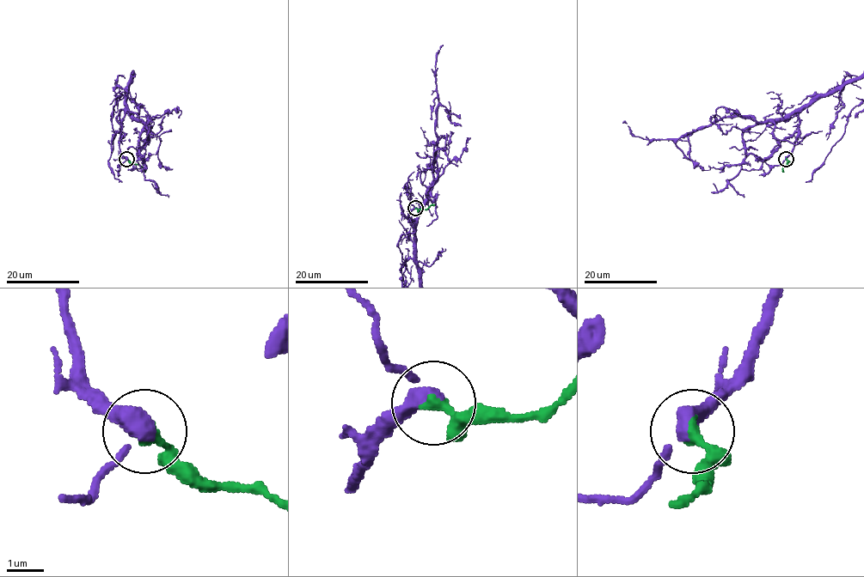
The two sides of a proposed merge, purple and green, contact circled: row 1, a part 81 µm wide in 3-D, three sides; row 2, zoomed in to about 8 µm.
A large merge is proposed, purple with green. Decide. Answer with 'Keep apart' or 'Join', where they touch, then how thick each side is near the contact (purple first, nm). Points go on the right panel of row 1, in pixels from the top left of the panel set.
Join. Place: (786, 159). Thickness 420 nm (purple) against 320 nm

